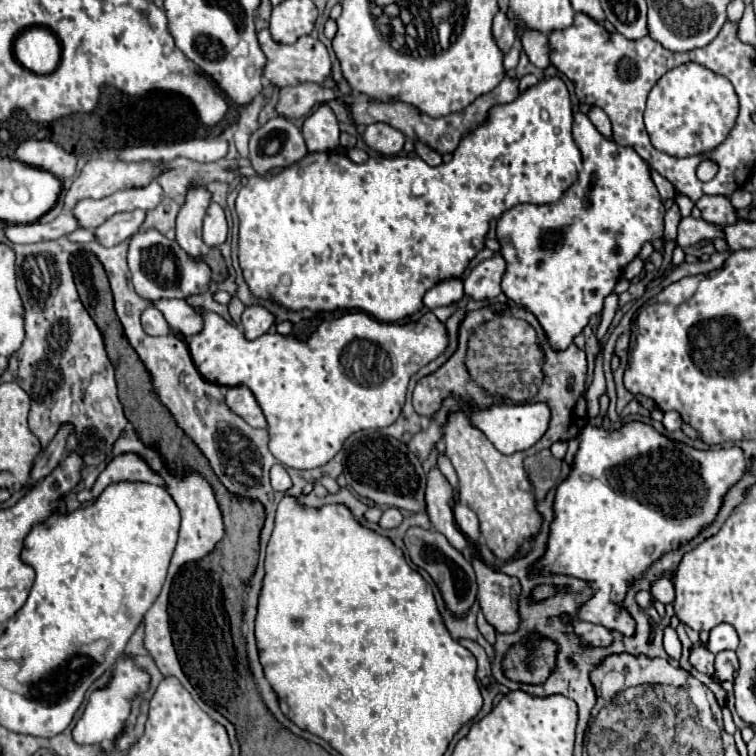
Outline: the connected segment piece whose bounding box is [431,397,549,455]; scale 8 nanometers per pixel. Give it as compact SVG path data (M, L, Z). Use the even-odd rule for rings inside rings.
M447 397L441 409L431 419L443 419L443 427L445 427L449 421L449 415L457 411L469 411L469 423L481 433L485 433L485 437L495 445L495 449L505 455L533 447L543 437L549 425L549 409L543 403L513 403L513 405L503 403L503 405L491 405L489 409L485 409L485 407L477 407L469 397Z

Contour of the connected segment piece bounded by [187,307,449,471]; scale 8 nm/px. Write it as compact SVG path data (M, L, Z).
M195 307L195 311L203 317L203 329L187 339L195 367L211 383L249 387L267 419L269 451L285 467L301 471L317 469L331 461L351 433L381 429L395 423L403 409L411 375L439 357L449 345L447 329L433 313L425 313L417 323L385 325L365 313L351 311L339 319L323 321L307 341L299 341L295 335L281 337L279 333L265 333L247 341L239 325L231 325L221 315L203 307Z

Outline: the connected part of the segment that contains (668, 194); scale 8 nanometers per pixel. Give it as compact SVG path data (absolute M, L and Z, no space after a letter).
M651 169L651 178L655 183L662 200L675 198L677 191L667 179L659 175L659 173L653 169Z

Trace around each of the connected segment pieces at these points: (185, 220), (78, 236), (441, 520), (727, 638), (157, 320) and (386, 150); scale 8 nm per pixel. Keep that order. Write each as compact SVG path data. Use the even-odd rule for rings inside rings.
M193 187L177 215L177 243L191 259L201 259L205 251L201 239L201 225L209 203L211 203L209 191L205 187Z
M77 229L69 235L71 241L79 241L79 243L91 243L95 241L95 231L93 229Z
M431 469L427 475L427 489L425 489L425 505L427 505L427 517L439 533L447 537L447 541L463 551L469 547L467 537L457 529L453 519L453 493L449 481L441 475L439 469Z
M721 623L717 625L711 633L709 633L709 641L707 641L707 649L711 653L721 653L725 649L737 649L737 631L727 625L727 623Z
M151 305L141 313L141 325L147 335L167 335L169 333L169 325L165 317L161 315L161 311L157 311Z
M367 125L363 133L363 141L381 155L397 155L403 149L405 137L399 129L391 129L391 125Z

